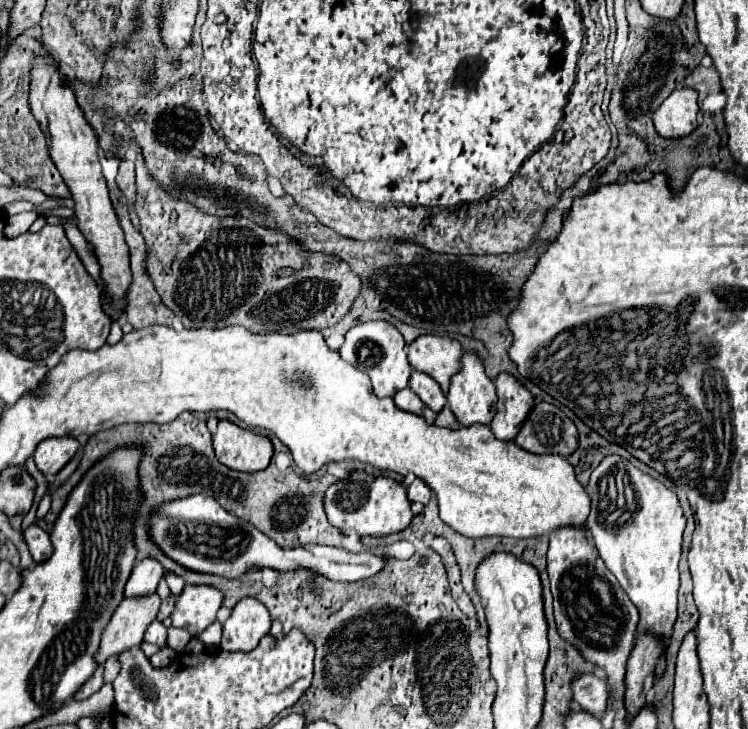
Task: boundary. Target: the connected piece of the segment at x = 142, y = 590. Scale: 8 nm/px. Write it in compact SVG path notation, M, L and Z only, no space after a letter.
M141 560L133 568L131 578L125 584L125 598L155 594L157 584L159 584L161 578L163 578L163 568L155 560Z

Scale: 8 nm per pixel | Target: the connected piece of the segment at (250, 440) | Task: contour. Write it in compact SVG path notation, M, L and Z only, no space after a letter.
M229 420L219 422L213 434L213 448L221 464L239 472L265 470L273 456L273 444L267 436L243 430Z

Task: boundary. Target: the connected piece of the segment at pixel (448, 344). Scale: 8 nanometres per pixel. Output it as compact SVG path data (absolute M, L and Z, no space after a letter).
M425 334L409 344L411 366L437 380L445 394L449 392L451 376L461 370L461 356L461 344L447 336Z

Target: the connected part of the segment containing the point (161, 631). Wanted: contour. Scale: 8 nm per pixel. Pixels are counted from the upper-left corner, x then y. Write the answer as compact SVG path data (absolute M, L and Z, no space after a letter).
M159 620L151 622L151 624L147 626L147 630L145 630L143 642L153 642L153 644L157 644L157 646L165 646L165 642L167 642L167 628L165 628Z

